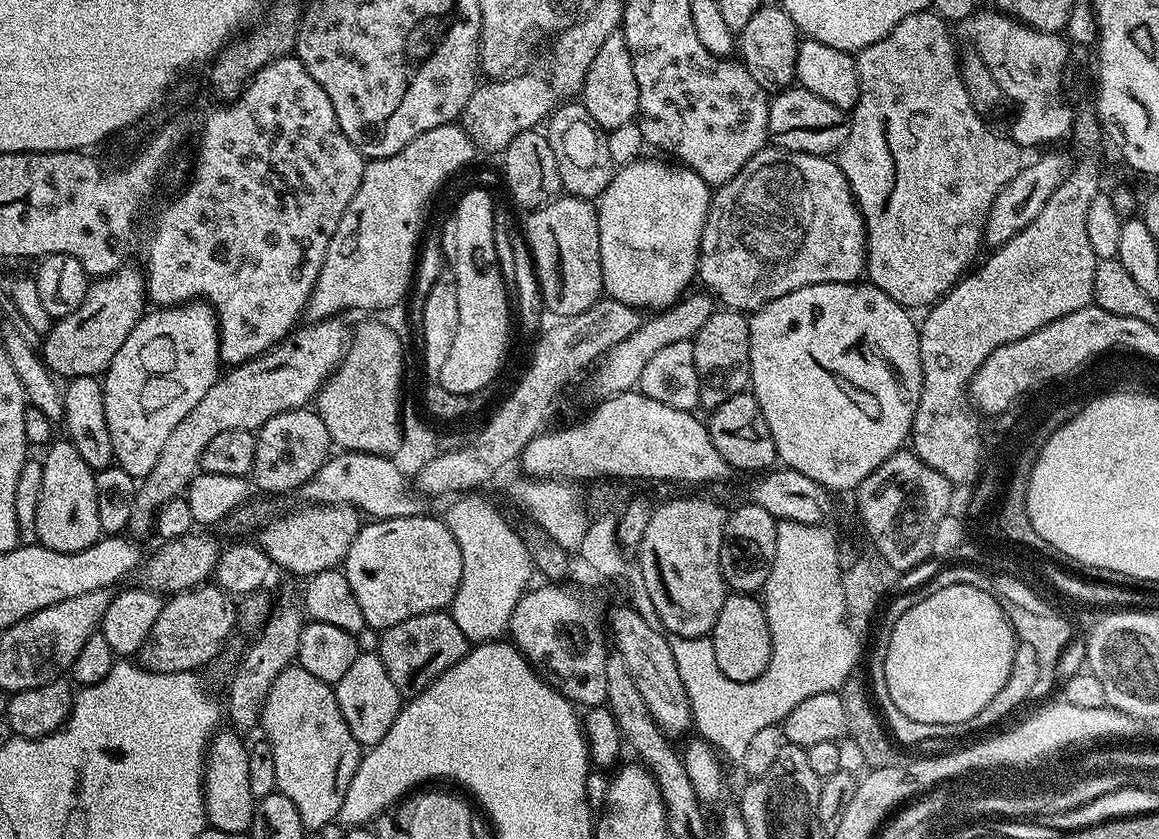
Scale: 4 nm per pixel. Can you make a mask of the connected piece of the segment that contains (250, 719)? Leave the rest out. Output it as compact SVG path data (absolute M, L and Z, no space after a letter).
M284 600L277 606L276 613L274 612L275 608L263 621L264 629L249 642L248 649L241 654L240 661L236 664L236 673L232 676L232 685L228 688L226 716L227 719L228 716L232 719L231 727L240 734L245 734L244 732L259 725L260 707L264 705L270 686L274 686L274 678L278 678L282 670L293 667L298 654L298 638L306 623L301 605L297 601L295 604L292 600Z

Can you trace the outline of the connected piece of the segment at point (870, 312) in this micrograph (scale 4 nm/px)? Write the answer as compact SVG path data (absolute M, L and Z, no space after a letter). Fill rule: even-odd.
M853 282L851 284L815 284L794 290L790 294L782 294L782 298L774 298L751 313L749 324L750 336L750 391L756 397L758 406L762 406L762 418L766 418L766 426L770 426L770 438L774 438L774 446L779 463L786 468L798 470L798 474L806 474L806 478L814 478L829 493L848 492L859 488L860 483L886 458L905 447L912 431L914 414L918 410L920 391L922 390L922 366L920 365L920 330L917 321L912 321L913 313L904 308L894 298L890 298L882 290L878 290L870 282Z

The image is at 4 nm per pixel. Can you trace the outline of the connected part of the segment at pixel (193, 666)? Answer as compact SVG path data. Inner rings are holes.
M214 584L171 595L159 611L153 629L137 653L140 666L154 673L199 671L222 648L236 624L233 599Z

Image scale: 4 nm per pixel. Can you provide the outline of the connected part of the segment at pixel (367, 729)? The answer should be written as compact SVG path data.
M361 651L334 687L342 718L346 718L346 726L350 726L350 734L354 734L356 741L361 746L371 746L387 740L390 726L394 726L394 718L400 713L402 697L390 674L386 674L386 666L382 666L379 655L375 651Z

